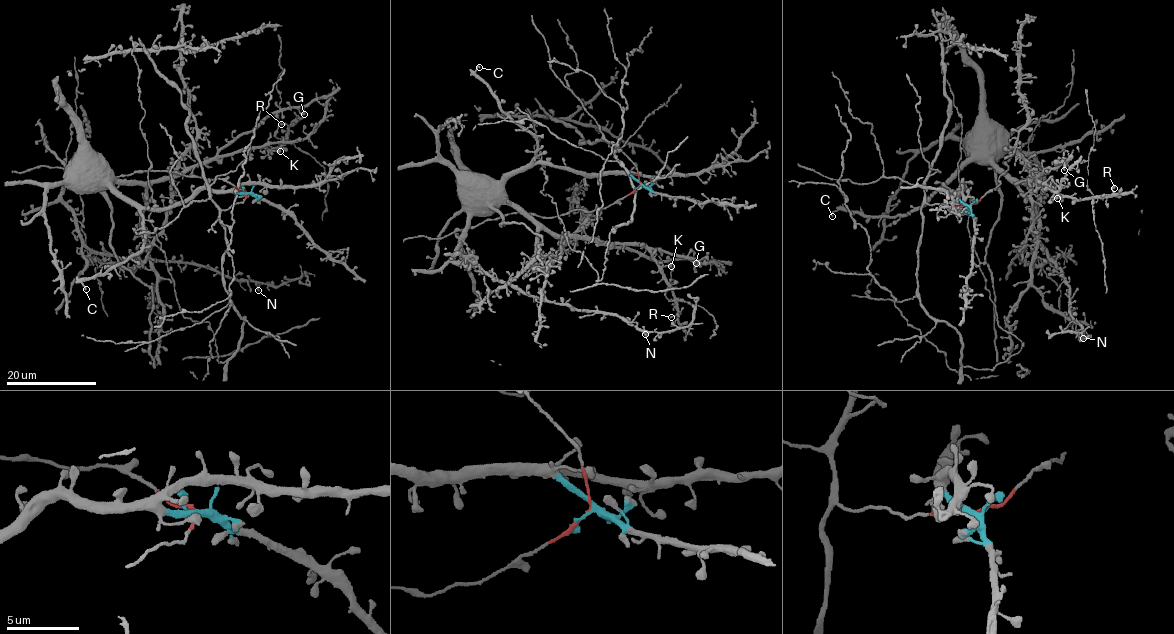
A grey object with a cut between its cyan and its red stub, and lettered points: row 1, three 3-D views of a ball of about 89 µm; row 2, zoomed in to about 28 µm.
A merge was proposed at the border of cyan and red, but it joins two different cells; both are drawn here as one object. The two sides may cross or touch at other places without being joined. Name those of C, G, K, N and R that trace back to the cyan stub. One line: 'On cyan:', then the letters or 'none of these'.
On cyan: C, G, K, N, R

